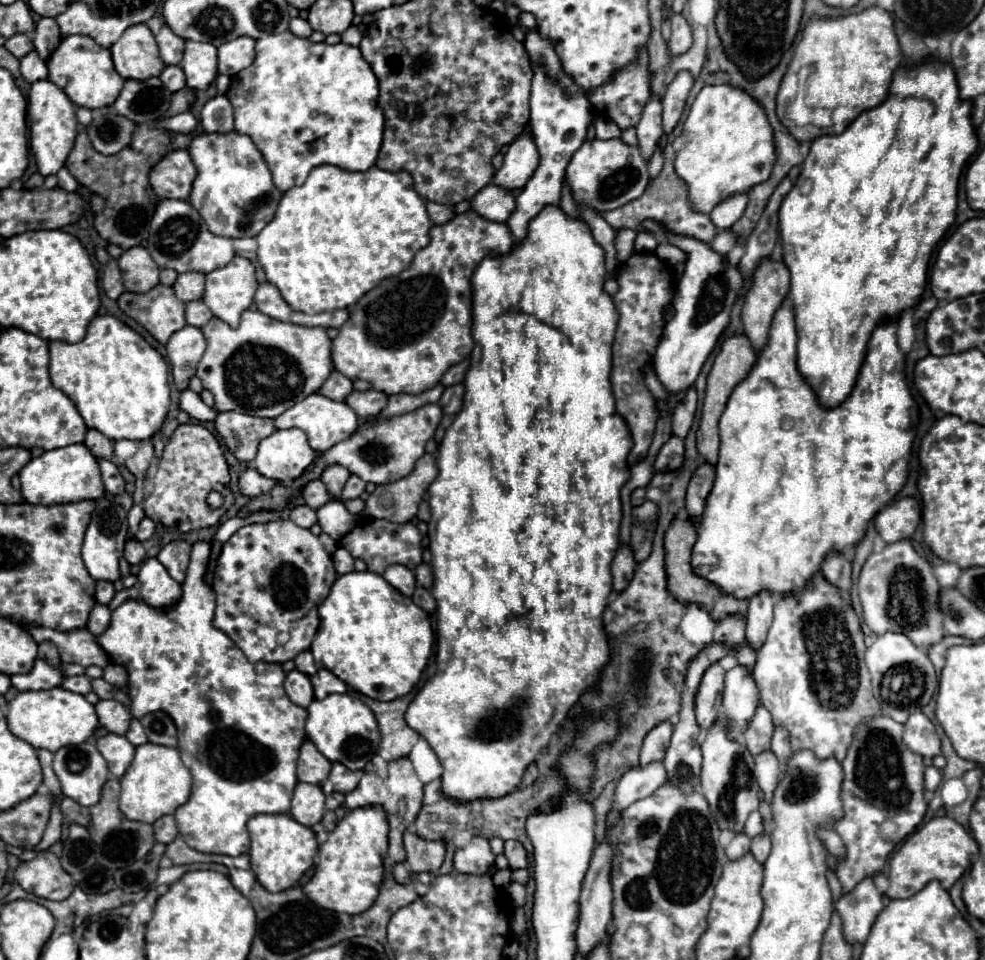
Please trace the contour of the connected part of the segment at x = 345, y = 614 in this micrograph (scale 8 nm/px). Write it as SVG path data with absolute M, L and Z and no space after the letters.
M369 570L339 576L317 610L321 626L311 654L319 666L337 674L355 692L389 702L405 696L419 682L433 648L429 618L411 598L405 600L393 590L383 576Z

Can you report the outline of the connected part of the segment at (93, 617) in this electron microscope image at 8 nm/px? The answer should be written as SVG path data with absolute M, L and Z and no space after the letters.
M95 602L95 606L93 606L91 612L89 612L87 628L89 628L89 632L91 632L93 636L97 636L97 634L101 634L101 632L109 626L109 620L111 620L111 610L109 610L109 606Z

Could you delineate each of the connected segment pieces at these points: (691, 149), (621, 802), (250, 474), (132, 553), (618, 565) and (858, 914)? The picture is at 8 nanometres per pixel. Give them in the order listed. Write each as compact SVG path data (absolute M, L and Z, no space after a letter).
M729 84L719 86L705 86L683 124L683 148L677 152L675 158L675 170L677 174L687 182L689 186L689 200L693 202L693 208L699 212L709 214L723 198L735 194L735 192L747 192L757 182L765 182L769 178L773 164L775 164L775 142L773 142L773 128L767 120L767 114L763 106L751 98L745 90Z
M649 762L647 766L631 768L629 772L623 774L623 778L617 784L611 810L625 810L635 800L653 794L657 786L663 786L665 782L667 782L667 770L663 762Z
M247 468L241 476L239 476L239 492L243 496L249 496L249 498L255 498L257 494L265 494L269 492L277 482L273 482L271 478L265 478L261 474L257 474L257 470L253 468Z
M129 540L125 544L125 554L123 556L129 564L141 564L145 560L145 550L143 550L139 540Z
M629 546L619 548L619 552L615 554L613 564L611 564L611 576L613 576L613 590L615 592L625 590L625 586L633 578L633 570L635 570L635 560L633 560Z
M873 876L863 878L851 892L835 902L835 910L843 922L847 942L865 942L875 918L883 910L883 898L873 882Z

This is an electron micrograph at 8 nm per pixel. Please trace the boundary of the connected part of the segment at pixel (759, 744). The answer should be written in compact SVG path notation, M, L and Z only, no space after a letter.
M757 706L755 716L749 720L745 732L743 732L743 742L749 748L753 756L761 754L763 750L771 748L771 734L773 734L773 720L771 714L767 712L765 706Z

